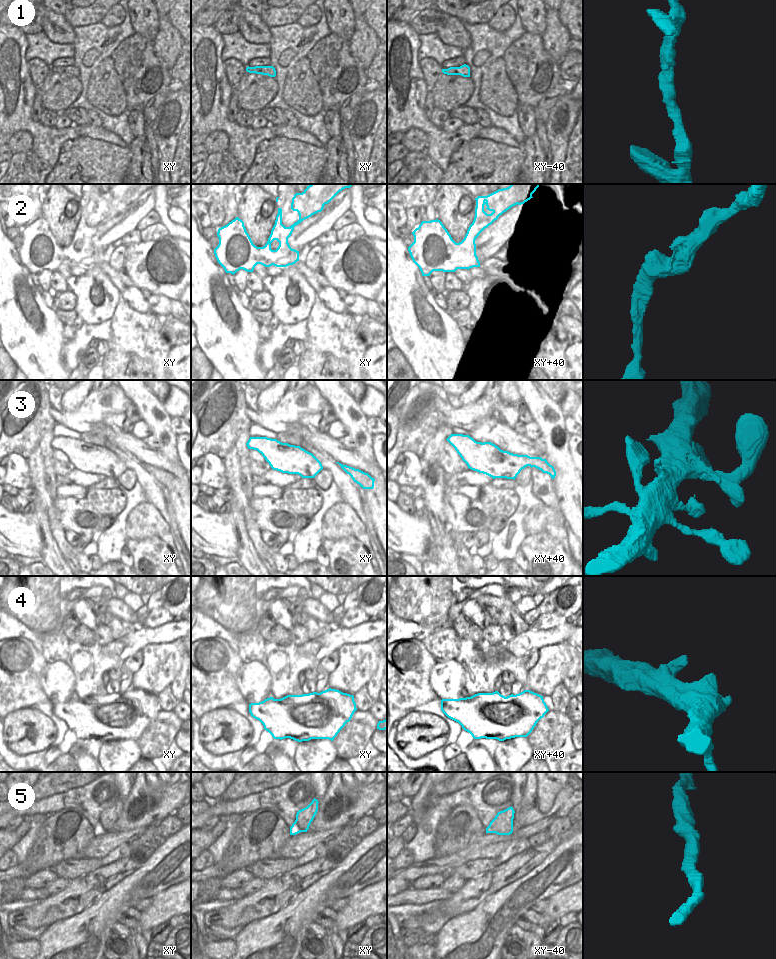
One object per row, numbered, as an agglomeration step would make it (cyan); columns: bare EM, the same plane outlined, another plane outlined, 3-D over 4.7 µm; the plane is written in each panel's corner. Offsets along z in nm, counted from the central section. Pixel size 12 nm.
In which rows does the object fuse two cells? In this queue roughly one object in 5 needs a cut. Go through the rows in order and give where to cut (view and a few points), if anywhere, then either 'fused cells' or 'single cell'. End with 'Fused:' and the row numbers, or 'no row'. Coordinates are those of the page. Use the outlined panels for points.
1: no cut; single cell
2: no cut; single cell
3: no cut; single cell
4: no cut; single cell
5: no cut; single cell
Fused: no row

